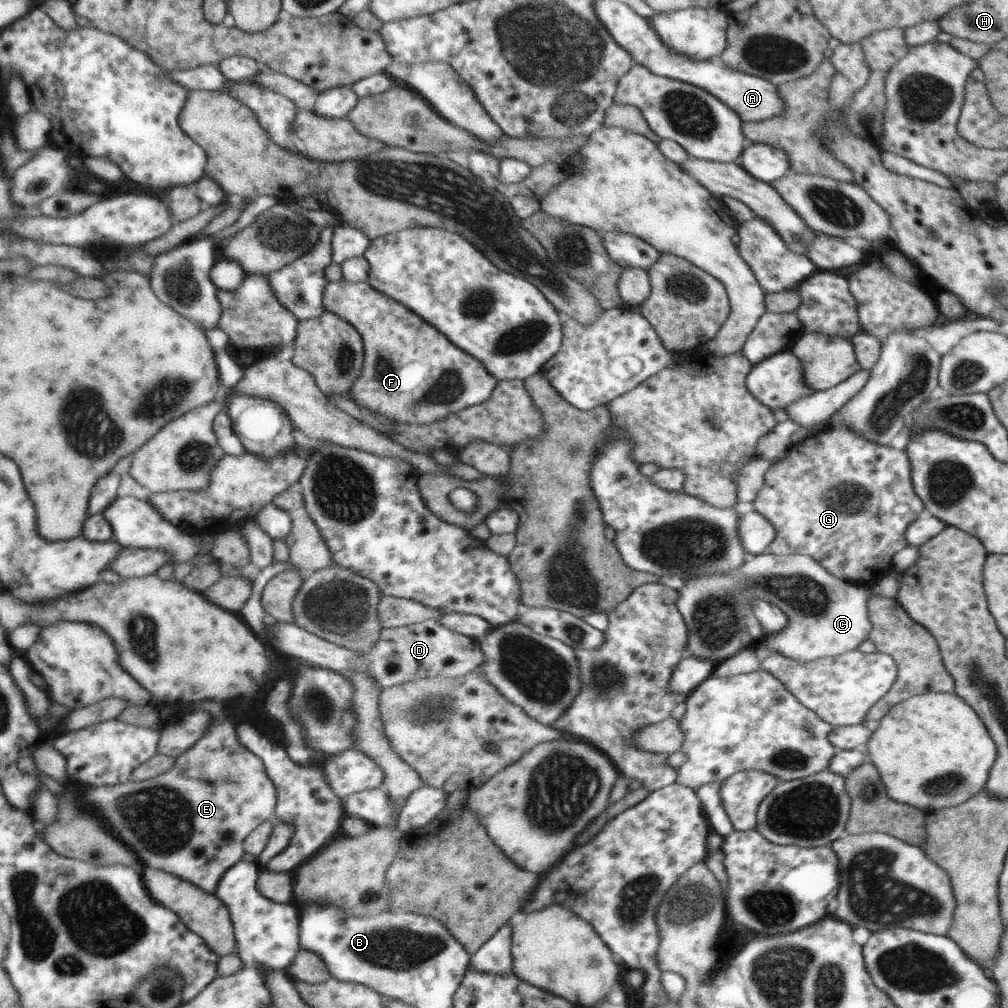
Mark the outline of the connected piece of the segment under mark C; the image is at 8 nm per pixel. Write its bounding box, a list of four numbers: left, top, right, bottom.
[676,552,901,666]

